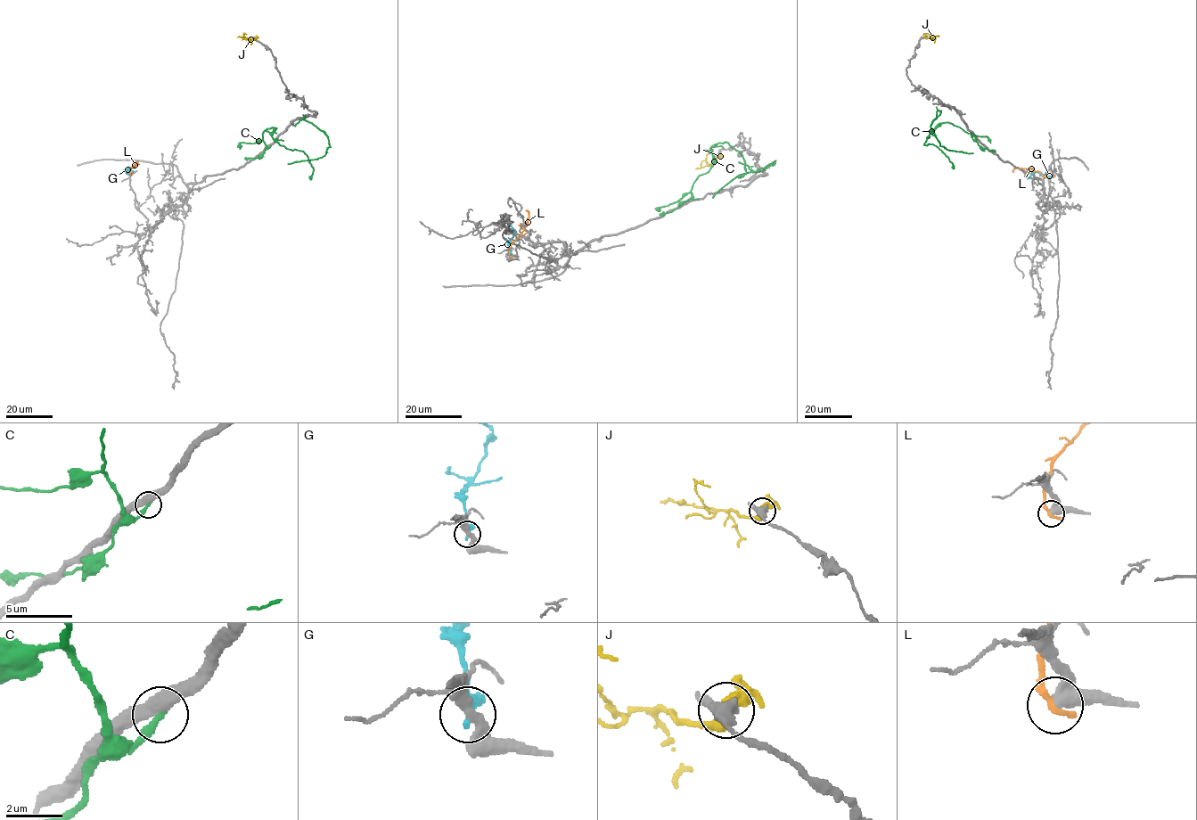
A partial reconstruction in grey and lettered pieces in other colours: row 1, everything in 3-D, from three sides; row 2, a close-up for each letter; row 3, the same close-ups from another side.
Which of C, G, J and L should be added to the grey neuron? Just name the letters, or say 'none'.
none

